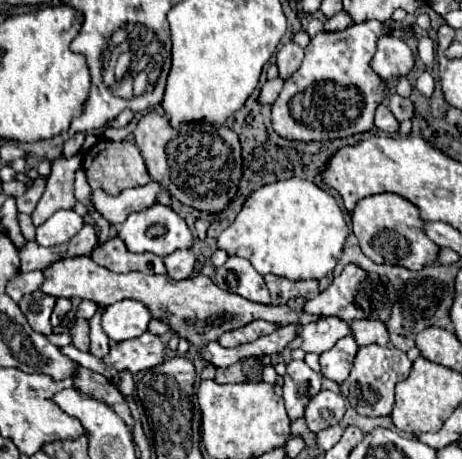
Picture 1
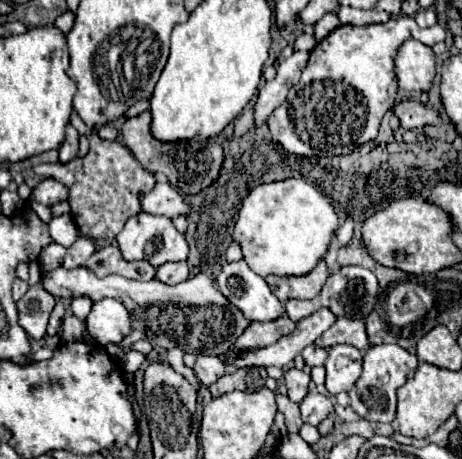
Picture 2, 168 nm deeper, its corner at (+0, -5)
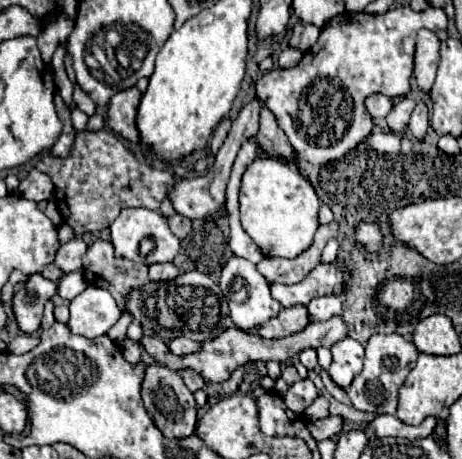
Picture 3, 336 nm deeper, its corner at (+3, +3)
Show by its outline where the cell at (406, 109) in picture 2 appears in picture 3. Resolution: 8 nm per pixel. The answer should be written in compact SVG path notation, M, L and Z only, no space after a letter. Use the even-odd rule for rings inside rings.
M373 94L365 100L365 108L373 118L385 118L393 110L393 100L383 94Z

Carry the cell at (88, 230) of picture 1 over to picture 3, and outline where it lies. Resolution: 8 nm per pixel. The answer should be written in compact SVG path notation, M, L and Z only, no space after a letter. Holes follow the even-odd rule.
M75 236L71 238L67 244L61 244L61 248L57 250L55 256L55 264L67 274L73 270L81 270L81 256L85 254L87 244L83 242L83 238Z

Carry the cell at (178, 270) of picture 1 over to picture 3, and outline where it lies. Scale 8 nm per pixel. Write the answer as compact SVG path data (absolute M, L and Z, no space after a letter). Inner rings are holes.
M173 262L151 264L149 266L149 280L173 280L179 276L179 270Z

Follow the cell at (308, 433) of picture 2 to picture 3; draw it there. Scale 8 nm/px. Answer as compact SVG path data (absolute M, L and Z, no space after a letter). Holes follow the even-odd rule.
M327 416L323 420L315 420L315 422L309 422L309 432L315 440L325 440L325 438L333 438L341 432L341 426L343 426L343 420L337 418L337 416Z

